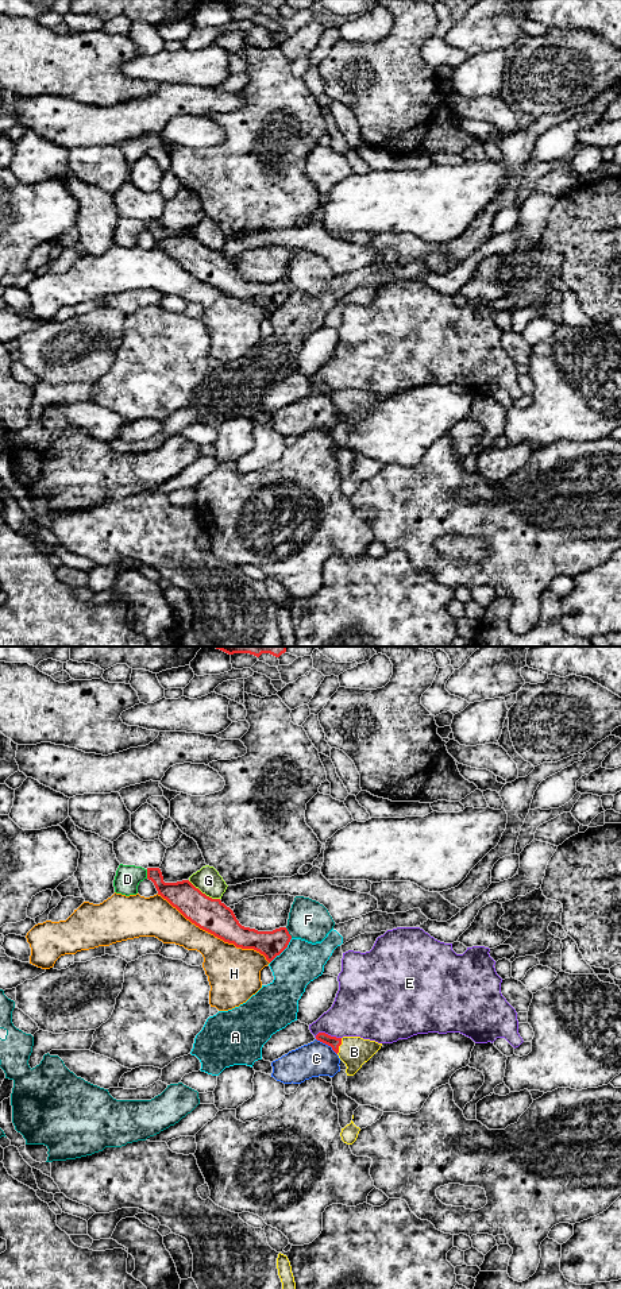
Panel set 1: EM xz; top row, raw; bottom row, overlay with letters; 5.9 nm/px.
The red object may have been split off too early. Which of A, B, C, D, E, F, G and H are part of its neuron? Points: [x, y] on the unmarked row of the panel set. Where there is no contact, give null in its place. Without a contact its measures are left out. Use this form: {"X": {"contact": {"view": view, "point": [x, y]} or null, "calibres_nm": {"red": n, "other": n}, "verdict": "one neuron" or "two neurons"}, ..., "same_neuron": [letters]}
{"A": {"contact": {"view": "xz", "point": [282, 303]}, "calibres_nm": {"red": 160, "other": 240}, "verdict": "two neurons"}, "B": {"contact": {"view": "xz", "point": [338, 398]}, "calibres_nm": {"red": 70, "other": 180}, "verdict": "one neuron"}, "C": {"contact": {"view": "xz", "point": [327, 396]}, "calibres_nm": {"red": 70, "other": 200}, "verdict": "two neurons"}, "D": {"contact": {"view": "xz", "point": [147, 226]}, "calibres_nm": {"red": 170, "other": 150}, "verdict": "two neurons"}, "E": {"contact": {"view": "xz", "point": [327, 386]}, "calibres_nm": {"red": 70, "other": 320}, "verdict": "two neurons"}, "F": {"contact": {"view": "xz", "point": [288, 285]}, "calibres_nm": {"red": 160, "other": 240}, "verdict": "two neurons"}, "G": {"contact": {"view": "xz", "point": [204, 246]}, "calibres_nm": {"red": 200, "other": 150}, "verdict": "two neurons"}, "H": {"contact": {"view": "xz", "point": [213, 286]}, "calibres_nm": {"red": 200, "other": 300}, "verdict": "two neurons"}, "same_neuron": ["B"]}

